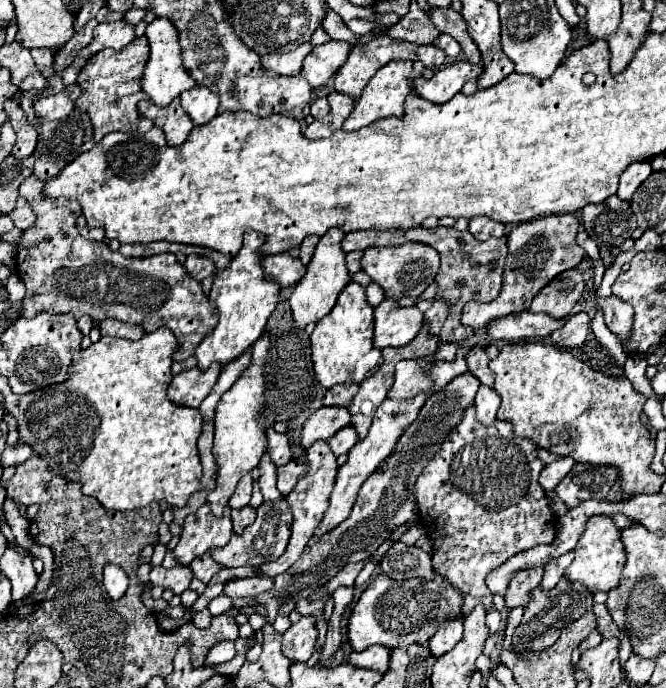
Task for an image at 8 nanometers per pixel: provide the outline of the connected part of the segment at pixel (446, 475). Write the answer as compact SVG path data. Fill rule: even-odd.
M473 403L465 409L465 415L461 417L461 423L457 423L455 431L449 433L449 439L445 439L445 443L441 445L441 451L437 451L437 455L425 465L425 469L421 471L421 475L417 477L417 483L415 483L415 499L417 499L417 507L419 507L419 523L423 525L423 529L427 531L427 535L431 537L433 541L433 569L437 569L445 579L449 579L449 583L457 589L463 591L463 617L469 615L475 605L483 603L483 607L489 611L493 609L493 593L489 591L489 587L485 585L485 577L489 571L493 571L495 567L503 565L509 557L521 553L521 551L527 551L531 547L537 547L537 545L543 545L543 543L553 543L555 539L555 515L549 507L549 501L547 501L547 495L543 491L543 487L539 485L539 473L543 471L545 463L537 457L537 447L529 441L529 439L523 439L523 437L517 437L513 433L513 427L509 421L501 421L501 419L495 419L489 427L485 427L483 423L477 421L475 417L475 407Z

